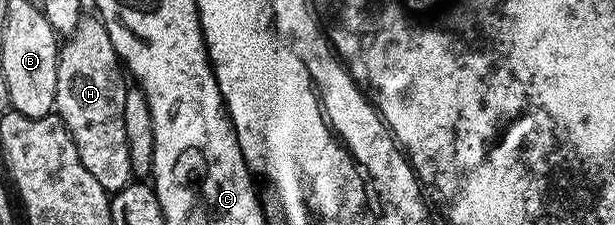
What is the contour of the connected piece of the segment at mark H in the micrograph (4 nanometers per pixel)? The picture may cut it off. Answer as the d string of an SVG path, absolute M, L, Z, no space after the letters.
M80 17L75 31L59 47L54 113L65 124L73 144L77 144L81 164L89 168L101 188L114 192L133 180L129 140L125 140L125 96L129 82L105 24L98 17L87 17Z

